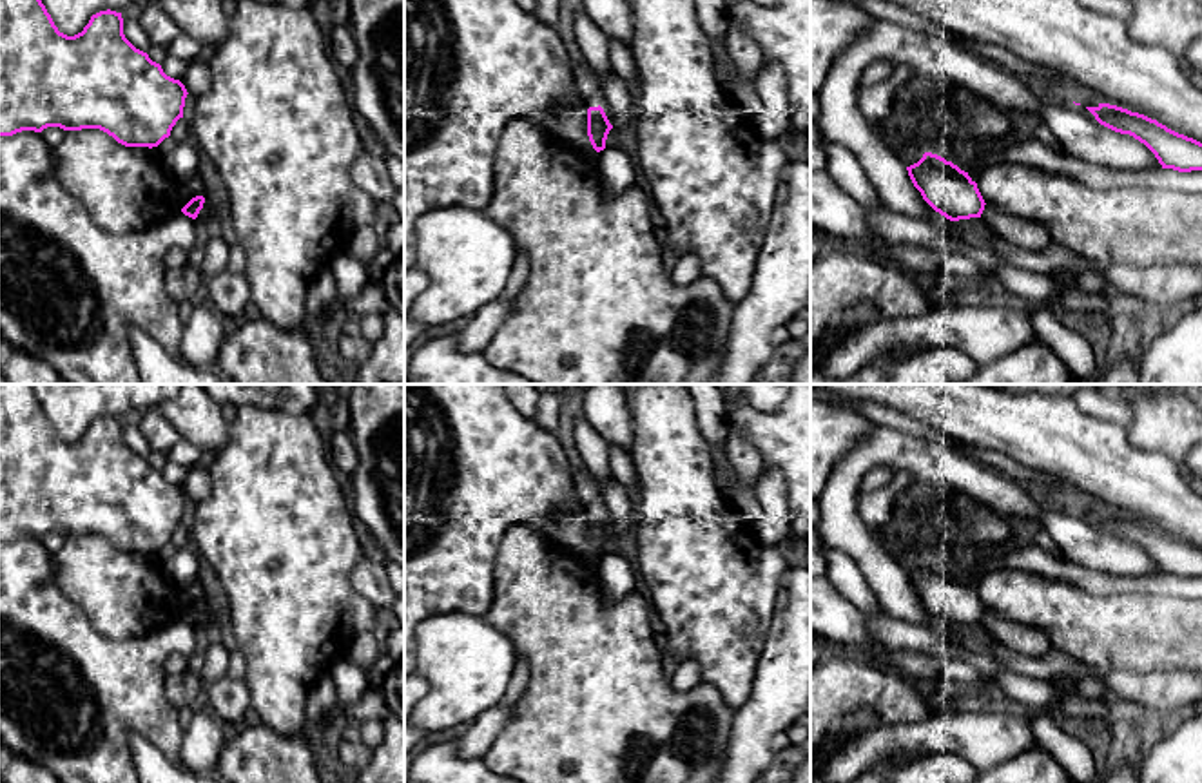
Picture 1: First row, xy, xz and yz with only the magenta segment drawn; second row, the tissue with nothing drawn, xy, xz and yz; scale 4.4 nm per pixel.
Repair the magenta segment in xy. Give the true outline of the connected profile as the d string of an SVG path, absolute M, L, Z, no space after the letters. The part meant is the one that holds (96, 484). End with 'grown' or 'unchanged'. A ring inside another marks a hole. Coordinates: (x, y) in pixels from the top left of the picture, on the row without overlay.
M0 384L0 542L42 538L47 533L100 535L125 553L152 555L183 524L187 500L179 486L167 482L160 469L125 444L121 419L100 417L82 439L67 442L54 431L31 384Z; unchanged

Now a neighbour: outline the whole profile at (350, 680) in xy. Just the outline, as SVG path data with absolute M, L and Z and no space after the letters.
M346 656L339 658L328 672L341 705L355 703L372 687L370 674Z

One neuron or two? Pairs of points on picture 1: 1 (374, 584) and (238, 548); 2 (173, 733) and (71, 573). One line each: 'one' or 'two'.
1: two
2: two

